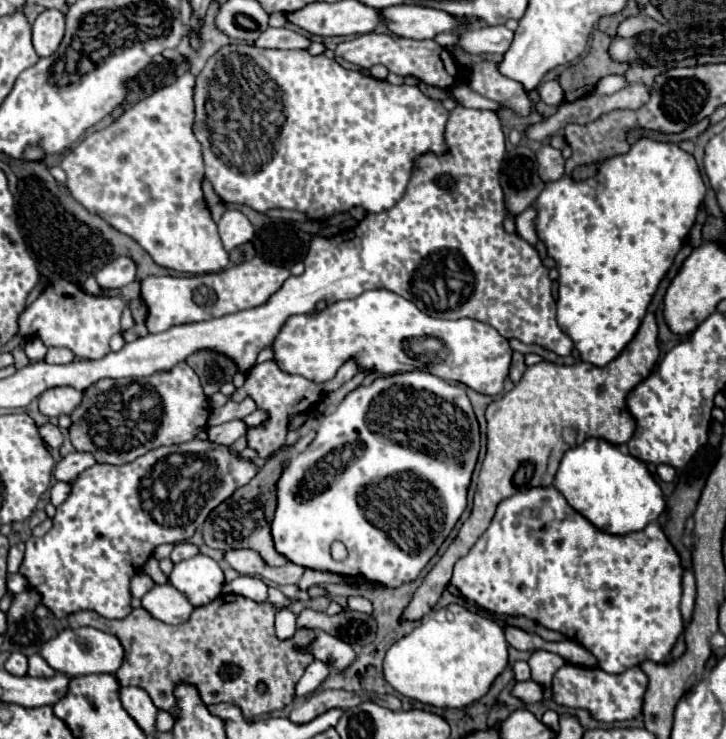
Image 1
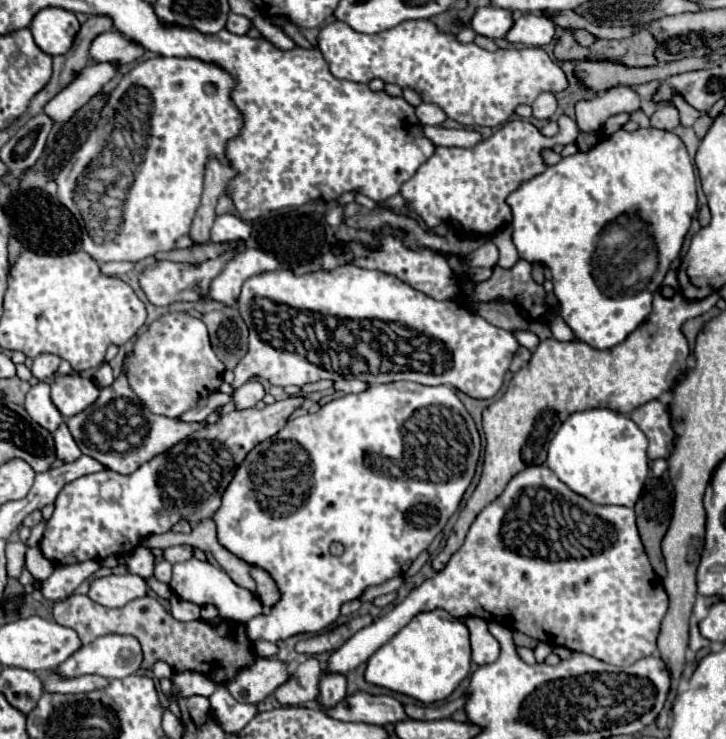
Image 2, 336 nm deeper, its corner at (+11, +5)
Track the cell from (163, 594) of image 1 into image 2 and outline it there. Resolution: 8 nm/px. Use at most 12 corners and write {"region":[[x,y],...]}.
{"region":[[136,574],[92,580],[88,596],[120,608],[146,592]]}

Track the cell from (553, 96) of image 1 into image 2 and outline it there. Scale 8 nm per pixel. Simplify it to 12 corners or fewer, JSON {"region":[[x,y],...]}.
{"region":[[540,94],[532,104],[534,118],[548,120],[558,108],[554,94]]}

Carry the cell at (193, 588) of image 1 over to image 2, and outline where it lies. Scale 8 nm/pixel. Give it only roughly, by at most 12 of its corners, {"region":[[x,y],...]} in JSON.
{"region":[[196,558],[174,566],[170,588],[224,620],[262,614],[254,594]]}

